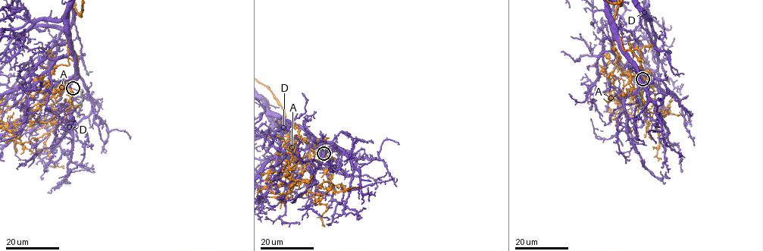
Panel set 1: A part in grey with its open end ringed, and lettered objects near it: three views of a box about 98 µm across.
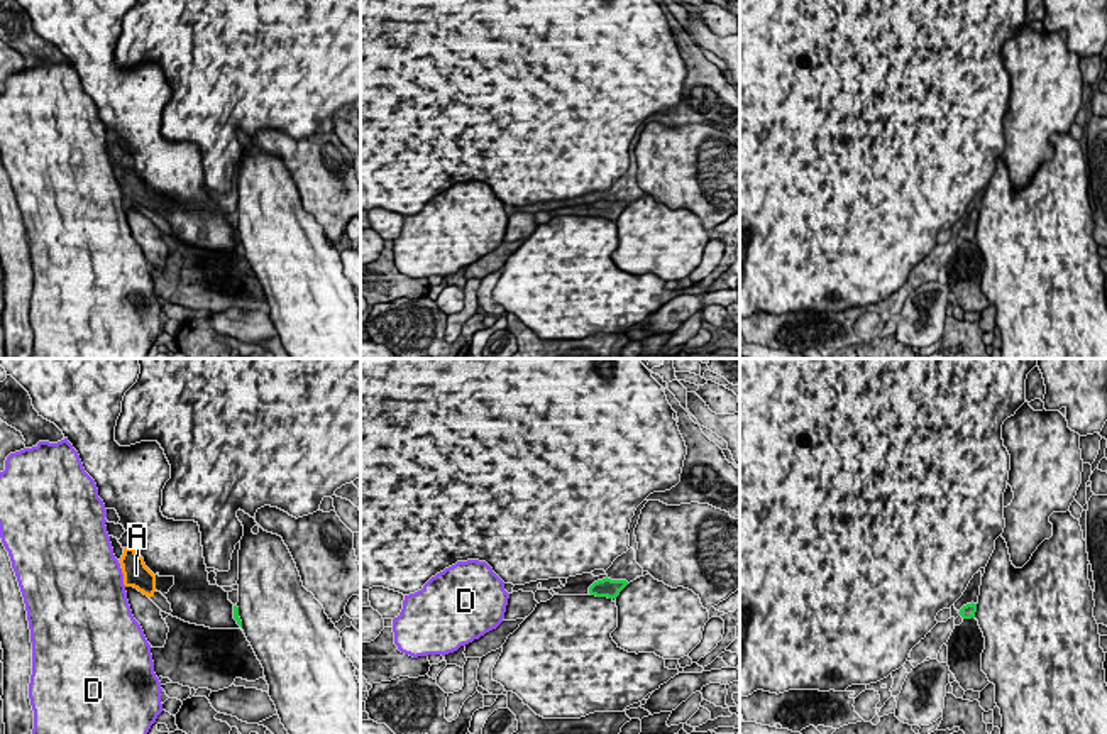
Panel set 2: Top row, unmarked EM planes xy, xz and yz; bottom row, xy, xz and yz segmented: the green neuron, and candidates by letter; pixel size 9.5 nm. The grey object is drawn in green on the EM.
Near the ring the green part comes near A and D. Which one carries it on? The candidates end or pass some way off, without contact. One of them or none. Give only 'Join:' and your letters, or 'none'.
Join: A

